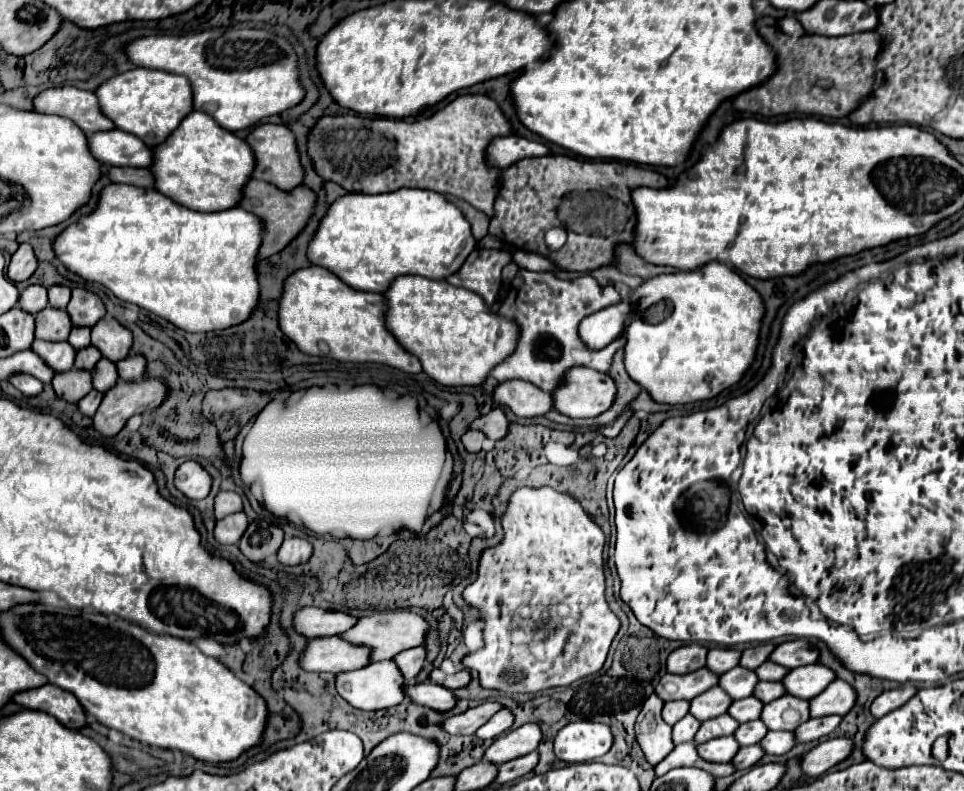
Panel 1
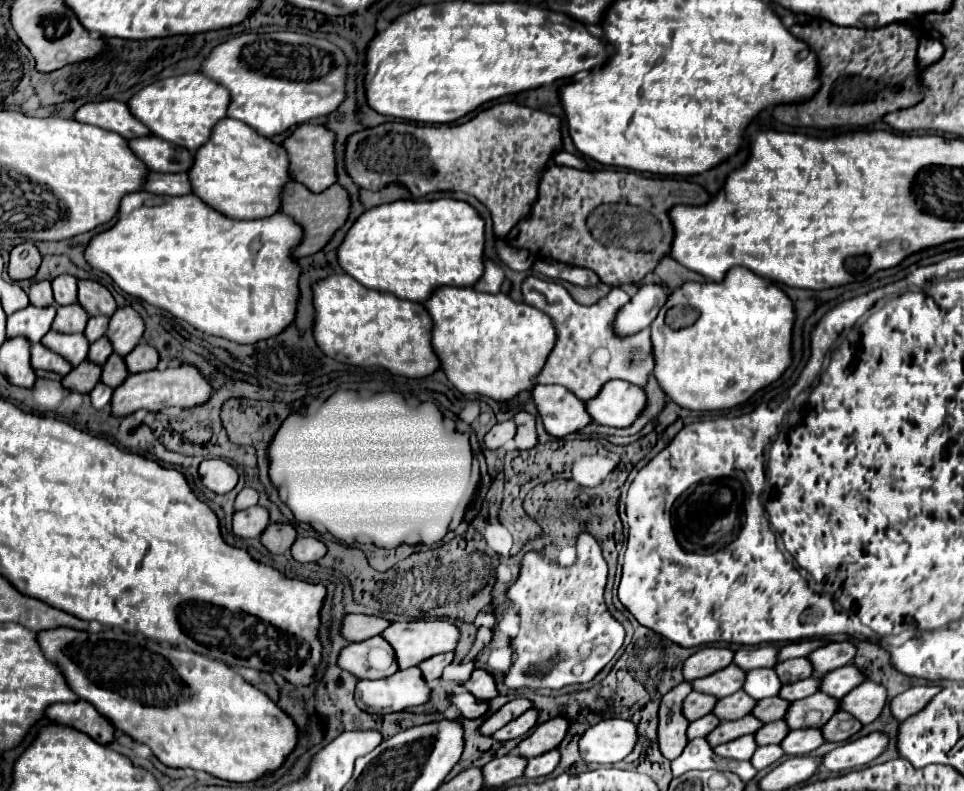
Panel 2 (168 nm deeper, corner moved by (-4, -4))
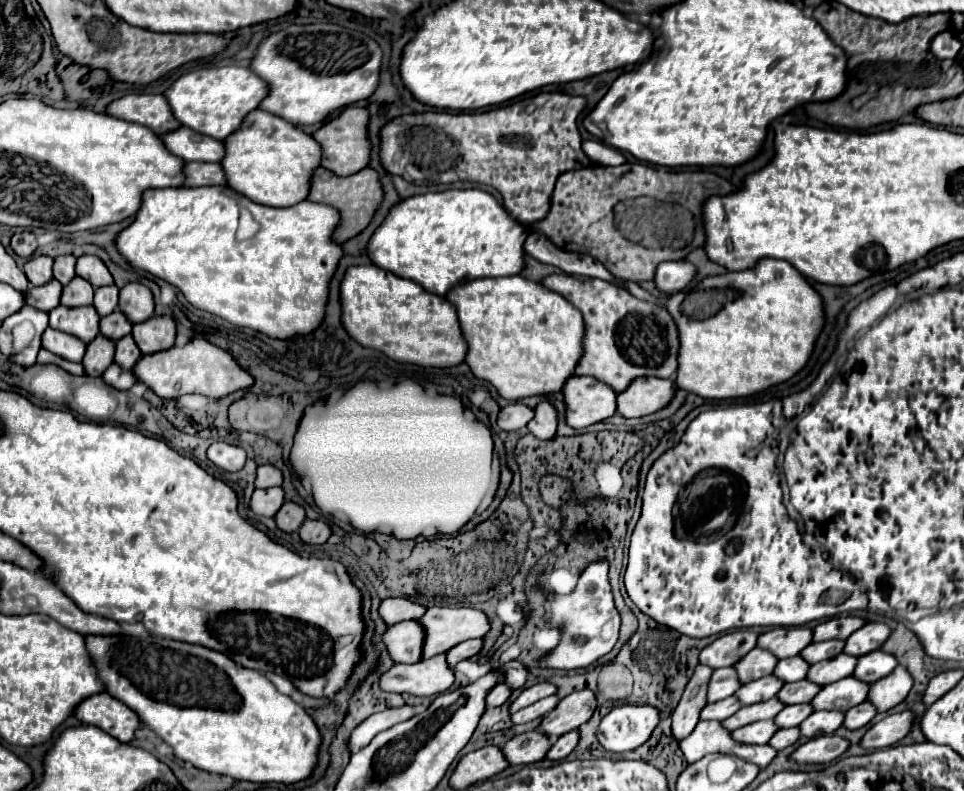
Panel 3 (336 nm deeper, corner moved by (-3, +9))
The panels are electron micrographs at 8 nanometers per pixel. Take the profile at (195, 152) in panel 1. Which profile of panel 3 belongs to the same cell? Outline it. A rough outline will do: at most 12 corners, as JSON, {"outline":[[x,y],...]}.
{"outline":[[251,110],[223,140],[227,186],[265,206],[305,200],[309,134]]}

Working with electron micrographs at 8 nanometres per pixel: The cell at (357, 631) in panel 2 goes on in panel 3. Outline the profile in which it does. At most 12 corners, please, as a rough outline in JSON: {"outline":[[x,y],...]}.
{"outline":[[385,598],[379,616],[385,624],[415,620],[423,614],[405,598]]}

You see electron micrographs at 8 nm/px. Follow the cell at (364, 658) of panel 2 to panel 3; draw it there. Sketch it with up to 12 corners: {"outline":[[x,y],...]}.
{"outline":[[417,620],[391,624],[383,644],[393,662],[419,660]]}

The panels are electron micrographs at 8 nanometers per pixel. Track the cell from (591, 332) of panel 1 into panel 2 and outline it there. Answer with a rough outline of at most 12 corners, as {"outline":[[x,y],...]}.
{"outline":[[642,285],[616,315],[614,331],[634,335],[656,319],[672,291]]}

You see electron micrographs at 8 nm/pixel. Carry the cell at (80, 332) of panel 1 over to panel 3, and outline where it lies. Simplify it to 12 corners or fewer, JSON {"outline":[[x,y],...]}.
{"outline":[[119,288],[95,290],[95,310],[107,316],[117,308]]}

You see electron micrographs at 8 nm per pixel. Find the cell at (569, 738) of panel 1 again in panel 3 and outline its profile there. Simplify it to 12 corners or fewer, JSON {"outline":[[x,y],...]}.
{"outline":[[623,704],[603,716],[607,752],[635,750],[659,724],[653,706]]}

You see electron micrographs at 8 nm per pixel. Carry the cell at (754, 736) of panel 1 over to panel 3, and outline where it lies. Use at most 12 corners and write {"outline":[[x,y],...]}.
{"outline":[[809,704],[785,706],[773,722],[779,728],[799,726]]}

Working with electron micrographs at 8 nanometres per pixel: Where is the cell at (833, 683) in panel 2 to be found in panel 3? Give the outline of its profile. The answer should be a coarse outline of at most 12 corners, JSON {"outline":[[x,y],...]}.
{"outline":[[881,650],[857,658],[853,678],[861,682],[887,676],[897,666]]}

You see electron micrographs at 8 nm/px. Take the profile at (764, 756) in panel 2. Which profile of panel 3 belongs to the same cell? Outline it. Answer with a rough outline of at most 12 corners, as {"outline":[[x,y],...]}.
{"outline":[[799,728],[777,730],[769,746],[783,750],[799,740]]}

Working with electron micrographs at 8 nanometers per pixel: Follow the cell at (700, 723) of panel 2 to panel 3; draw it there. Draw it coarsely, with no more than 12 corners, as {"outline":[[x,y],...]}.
{"outline":[[733,696],[707,704],[701,710],[701,720],[729,718],[741,708]]}

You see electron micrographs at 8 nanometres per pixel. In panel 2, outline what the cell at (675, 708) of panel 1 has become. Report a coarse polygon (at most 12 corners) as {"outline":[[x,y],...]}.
{"outline":[[692,691],[684,699],[688,721],[712,713],[714,695]]}

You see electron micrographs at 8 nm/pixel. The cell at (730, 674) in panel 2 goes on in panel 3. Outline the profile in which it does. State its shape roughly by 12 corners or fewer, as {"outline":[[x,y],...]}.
{"outline":[[753,648],[733,668],[739,682],[769,676],[777,658]]}

